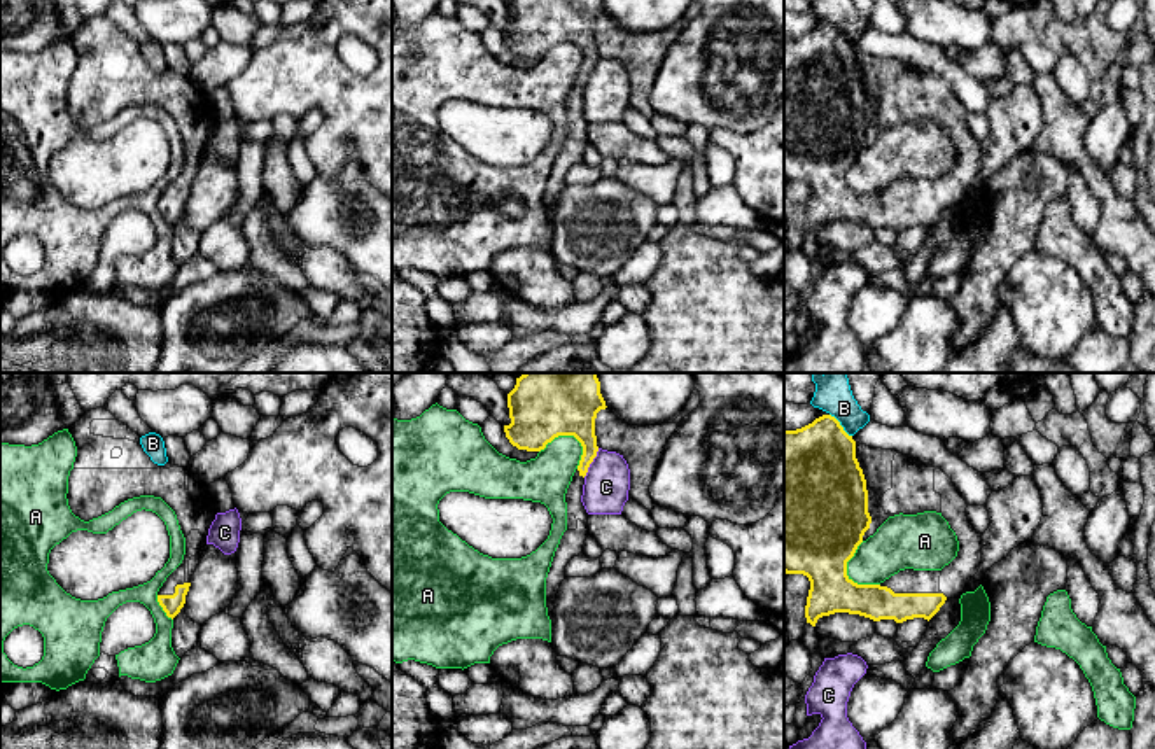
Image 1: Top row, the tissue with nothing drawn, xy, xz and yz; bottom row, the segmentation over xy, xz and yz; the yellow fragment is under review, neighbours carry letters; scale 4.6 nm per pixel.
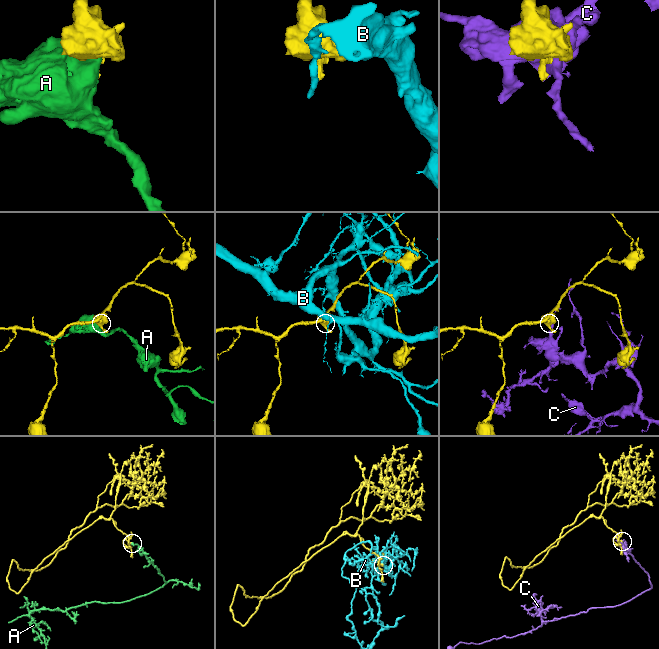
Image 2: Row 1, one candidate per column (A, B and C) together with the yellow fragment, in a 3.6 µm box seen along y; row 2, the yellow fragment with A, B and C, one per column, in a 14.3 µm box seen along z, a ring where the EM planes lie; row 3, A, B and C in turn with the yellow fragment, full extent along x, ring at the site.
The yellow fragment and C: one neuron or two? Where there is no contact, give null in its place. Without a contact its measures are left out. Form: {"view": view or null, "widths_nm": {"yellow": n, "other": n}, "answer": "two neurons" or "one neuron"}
{"view": "xz", "widths_nm": {"yellow": 220, "other": 220}, "answer": "two neurons"}

